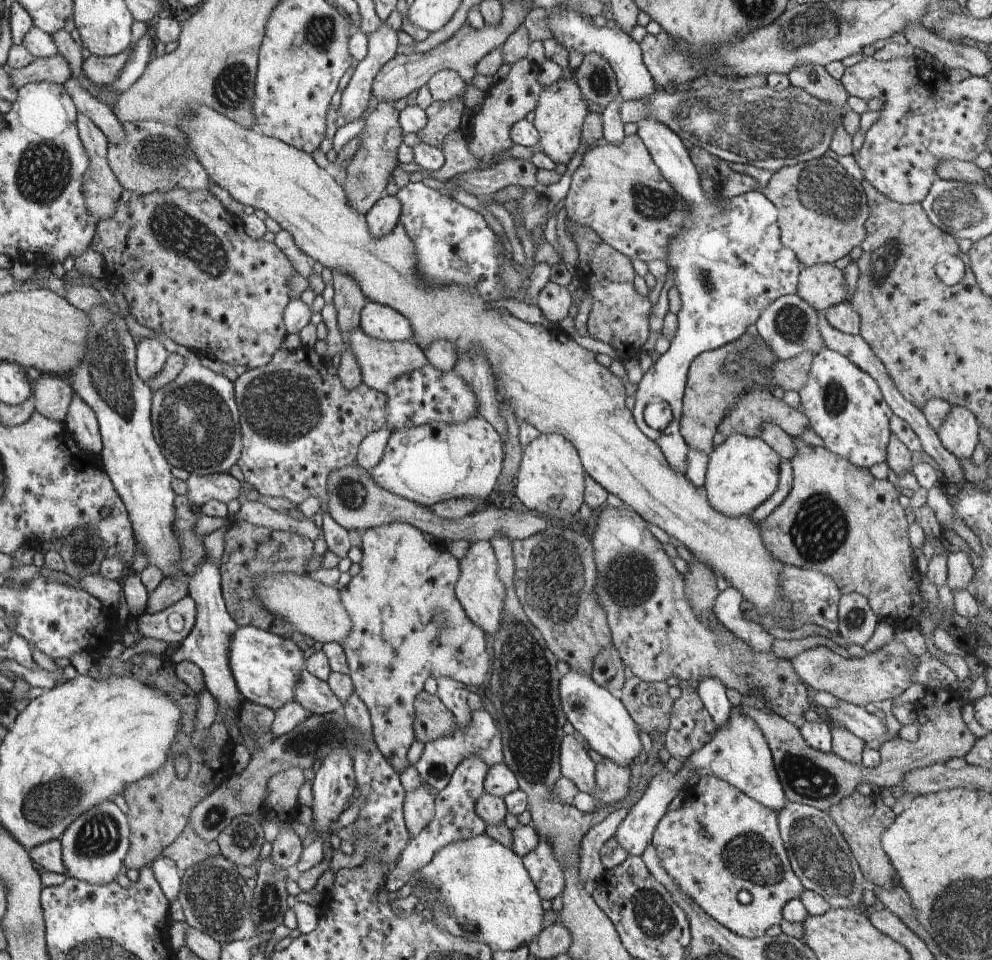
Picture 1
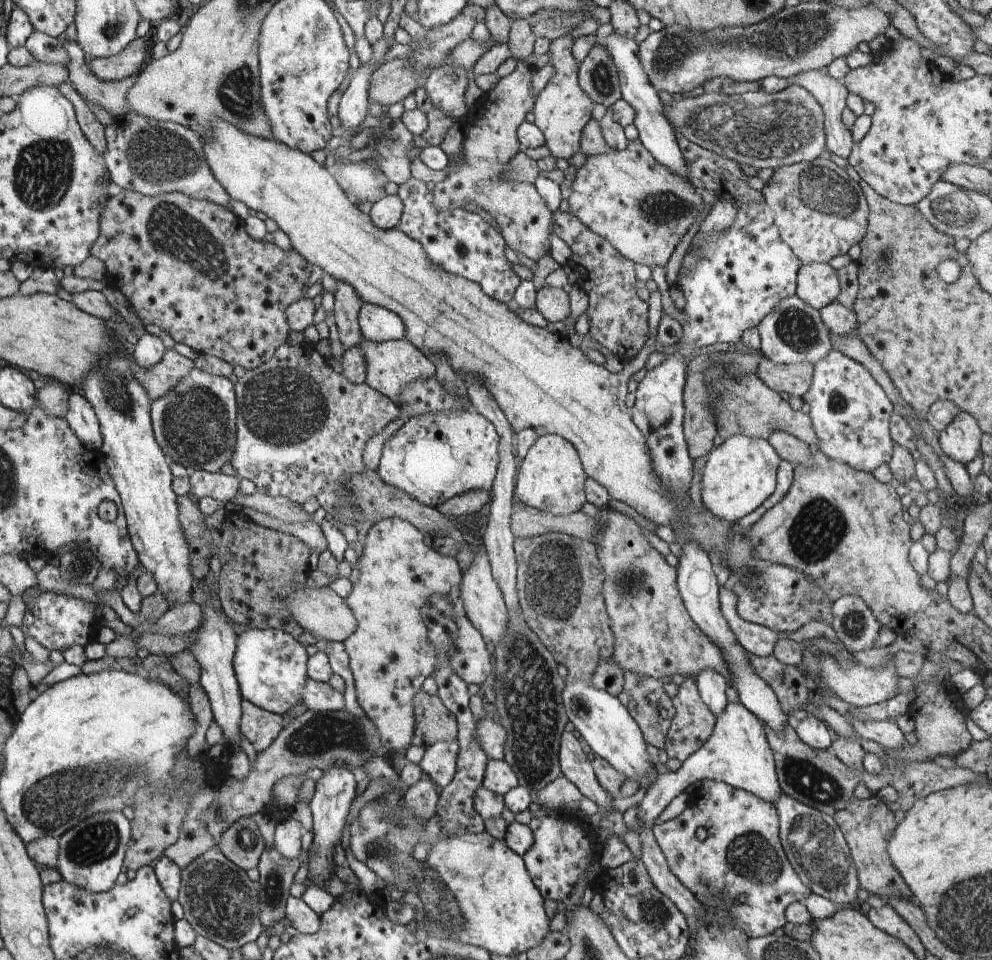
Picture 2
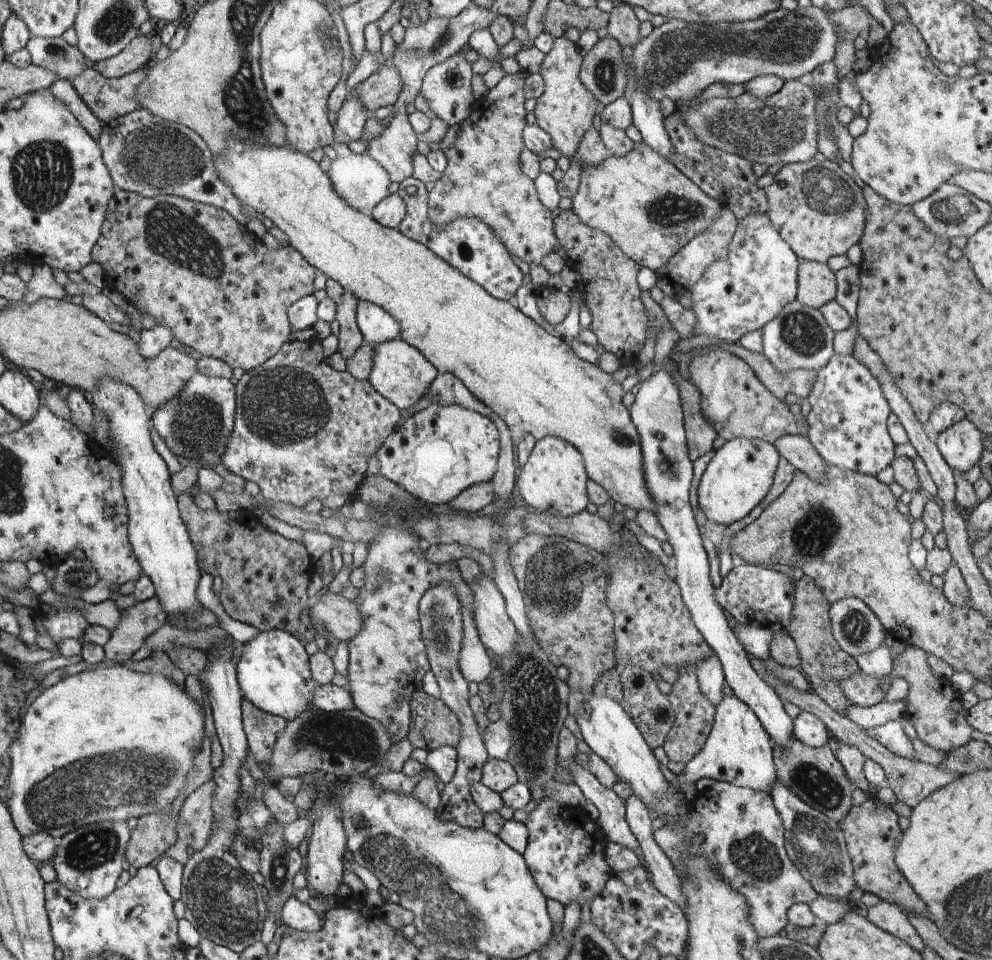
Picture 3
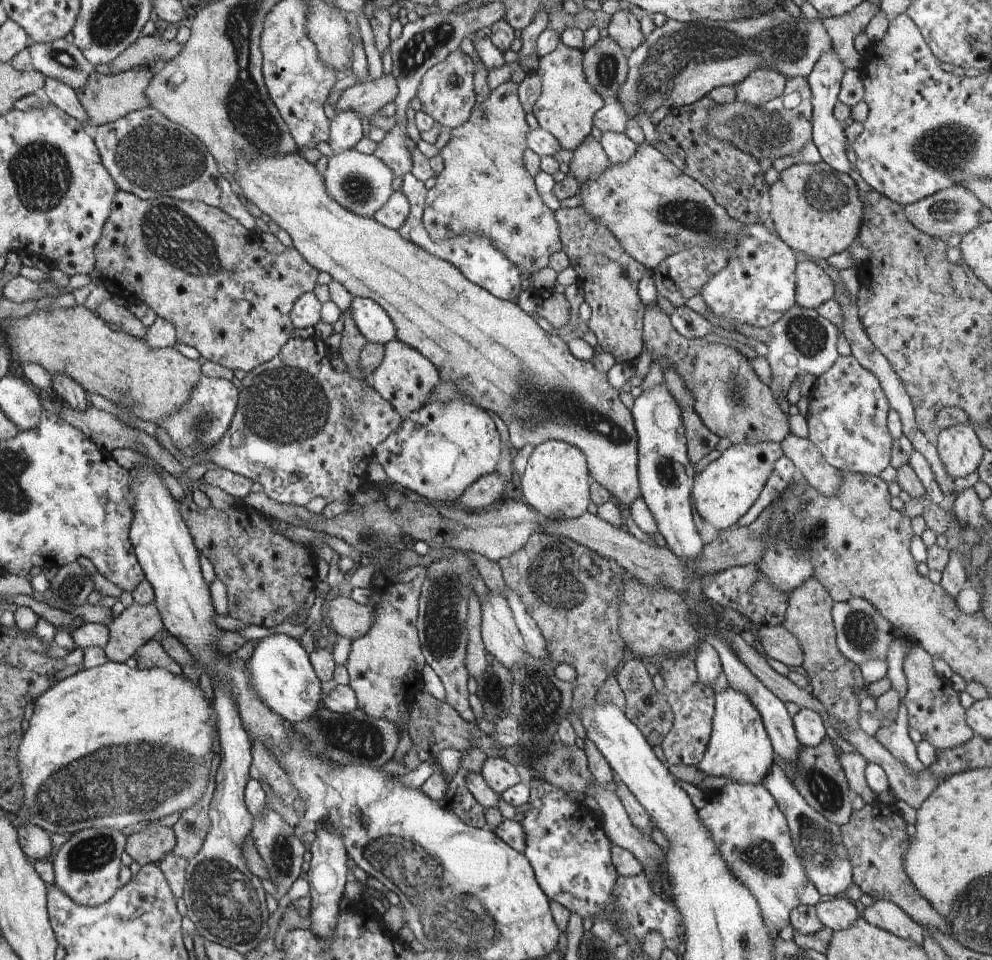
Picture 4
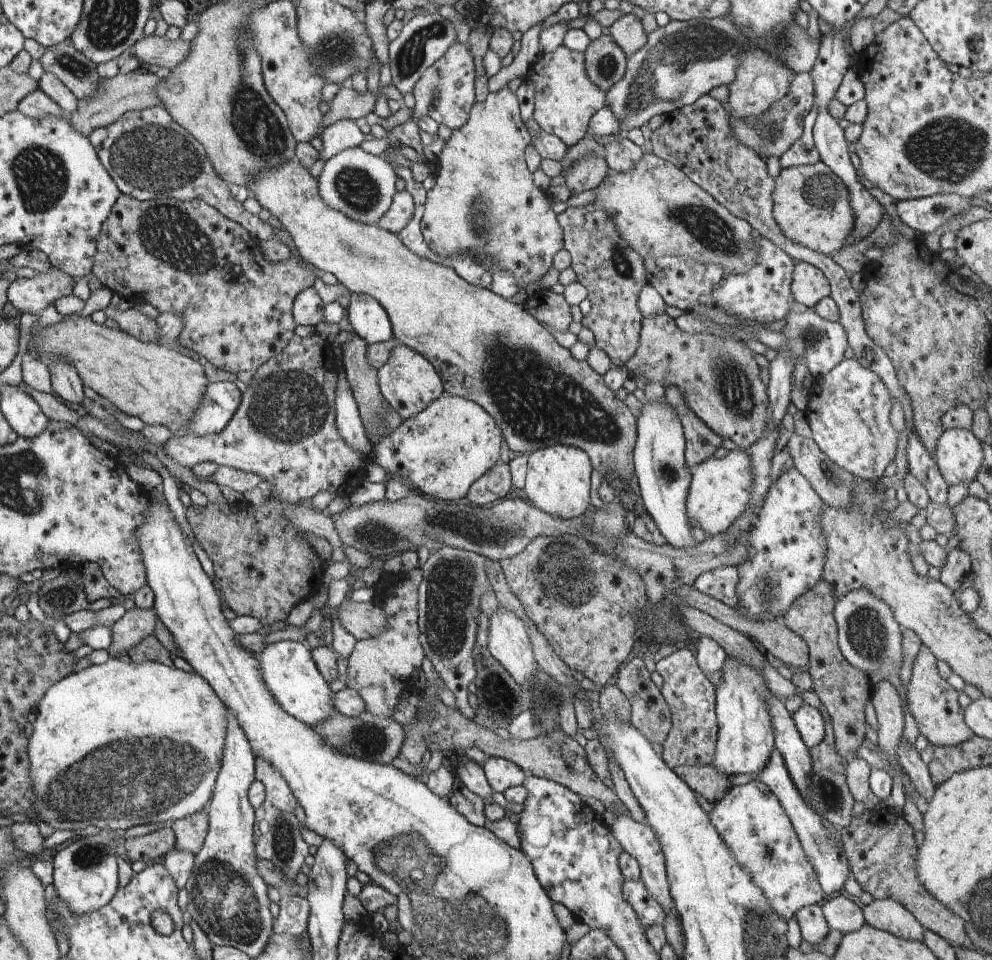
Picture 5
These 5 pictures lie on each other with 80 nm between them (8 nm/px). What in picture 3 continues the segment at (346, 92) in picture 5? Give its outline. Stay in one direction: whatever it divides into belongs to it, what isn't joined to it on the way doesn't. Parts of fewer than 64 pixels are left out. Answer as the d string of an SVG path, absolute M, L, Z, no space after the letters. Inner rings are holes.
M392 63L385 64L380 72L372 73L368 78L360 81L350 91L362 103L370 115L382 106L395 104L402 92L403 80Z

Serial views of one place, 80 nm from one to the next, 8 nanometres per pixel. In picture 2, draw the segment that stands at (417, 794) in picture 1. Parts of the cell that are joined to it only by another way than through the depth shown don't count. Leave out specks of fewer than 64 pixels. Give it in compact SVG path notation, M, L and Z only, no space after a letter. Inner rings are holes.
M426 774L407 788L402 798L404 804L415 812L417 821L425 820L425 823L434 816L437 809L440 790L435 782Z

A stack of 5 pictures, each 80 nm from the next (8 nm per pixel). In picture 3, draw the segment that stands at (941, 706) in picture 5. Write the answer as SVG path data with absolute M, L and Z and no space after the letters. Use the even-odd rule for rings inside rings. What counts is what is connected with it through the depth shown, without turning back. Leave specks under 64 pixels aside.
M905 645L903 653L895 659L891 675L906 679L909 691L905 698L907 704L905 717L916 729L918 738L934 750L949 753L951 750L967 745L972 739L972 728L968 724L968 710L961 702L960 691L949 679L938 678L930 669L926 653L916 645Z

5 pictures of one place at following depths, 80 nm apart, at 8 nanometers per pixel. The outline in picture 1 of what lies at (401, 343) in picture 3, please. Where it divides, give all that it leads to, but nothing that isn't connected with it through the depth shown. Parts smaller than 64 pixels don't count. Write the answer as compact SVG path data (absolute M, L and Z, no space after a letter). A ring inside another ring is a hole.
M360 328L351 333L347 346L359 362L363 383L385 394L387 388L395 383L396 379L429 364L426 352L416 343L412 341L381 341L369 337Z

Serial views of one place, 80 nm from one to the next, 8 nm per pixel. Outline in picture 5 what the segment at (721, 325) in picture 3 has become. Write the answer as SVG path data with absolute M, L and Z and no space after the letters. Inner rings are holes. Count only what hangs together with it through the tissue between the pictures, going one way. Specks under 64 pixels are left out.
M760 234L756 235L755 243L757 244L756 264L740 275L723 276L715 286L713 299L717 308L722 308L729 314L742 315L746 319L766 324L786 318L791 313L790 306L793 301L791 284L795 260Z

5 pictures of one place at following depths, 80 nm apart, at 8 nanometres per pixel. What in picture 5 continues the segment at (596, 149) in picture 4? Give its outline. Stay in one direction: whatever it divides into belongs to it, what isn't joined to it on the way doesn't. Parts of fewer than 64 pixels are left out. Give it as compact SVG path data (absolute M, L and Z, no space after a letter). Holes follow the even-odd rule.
M588 155L574 162L568 169L565 184L572 195L580 194L584 190L596 189L605 180L608 169L605 159Z

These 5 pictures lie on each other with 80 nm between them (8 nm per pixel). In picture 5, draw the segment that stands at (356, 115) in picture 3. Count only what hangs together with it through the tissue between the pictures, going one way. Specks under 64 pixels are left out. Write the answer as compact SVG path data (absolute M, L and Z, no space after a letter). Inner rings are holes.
M342 119L324 128L320 138L322 150L319 151L319 158L325 163L341 150L362 144L366 138L367 136L360 131L357 121Z

